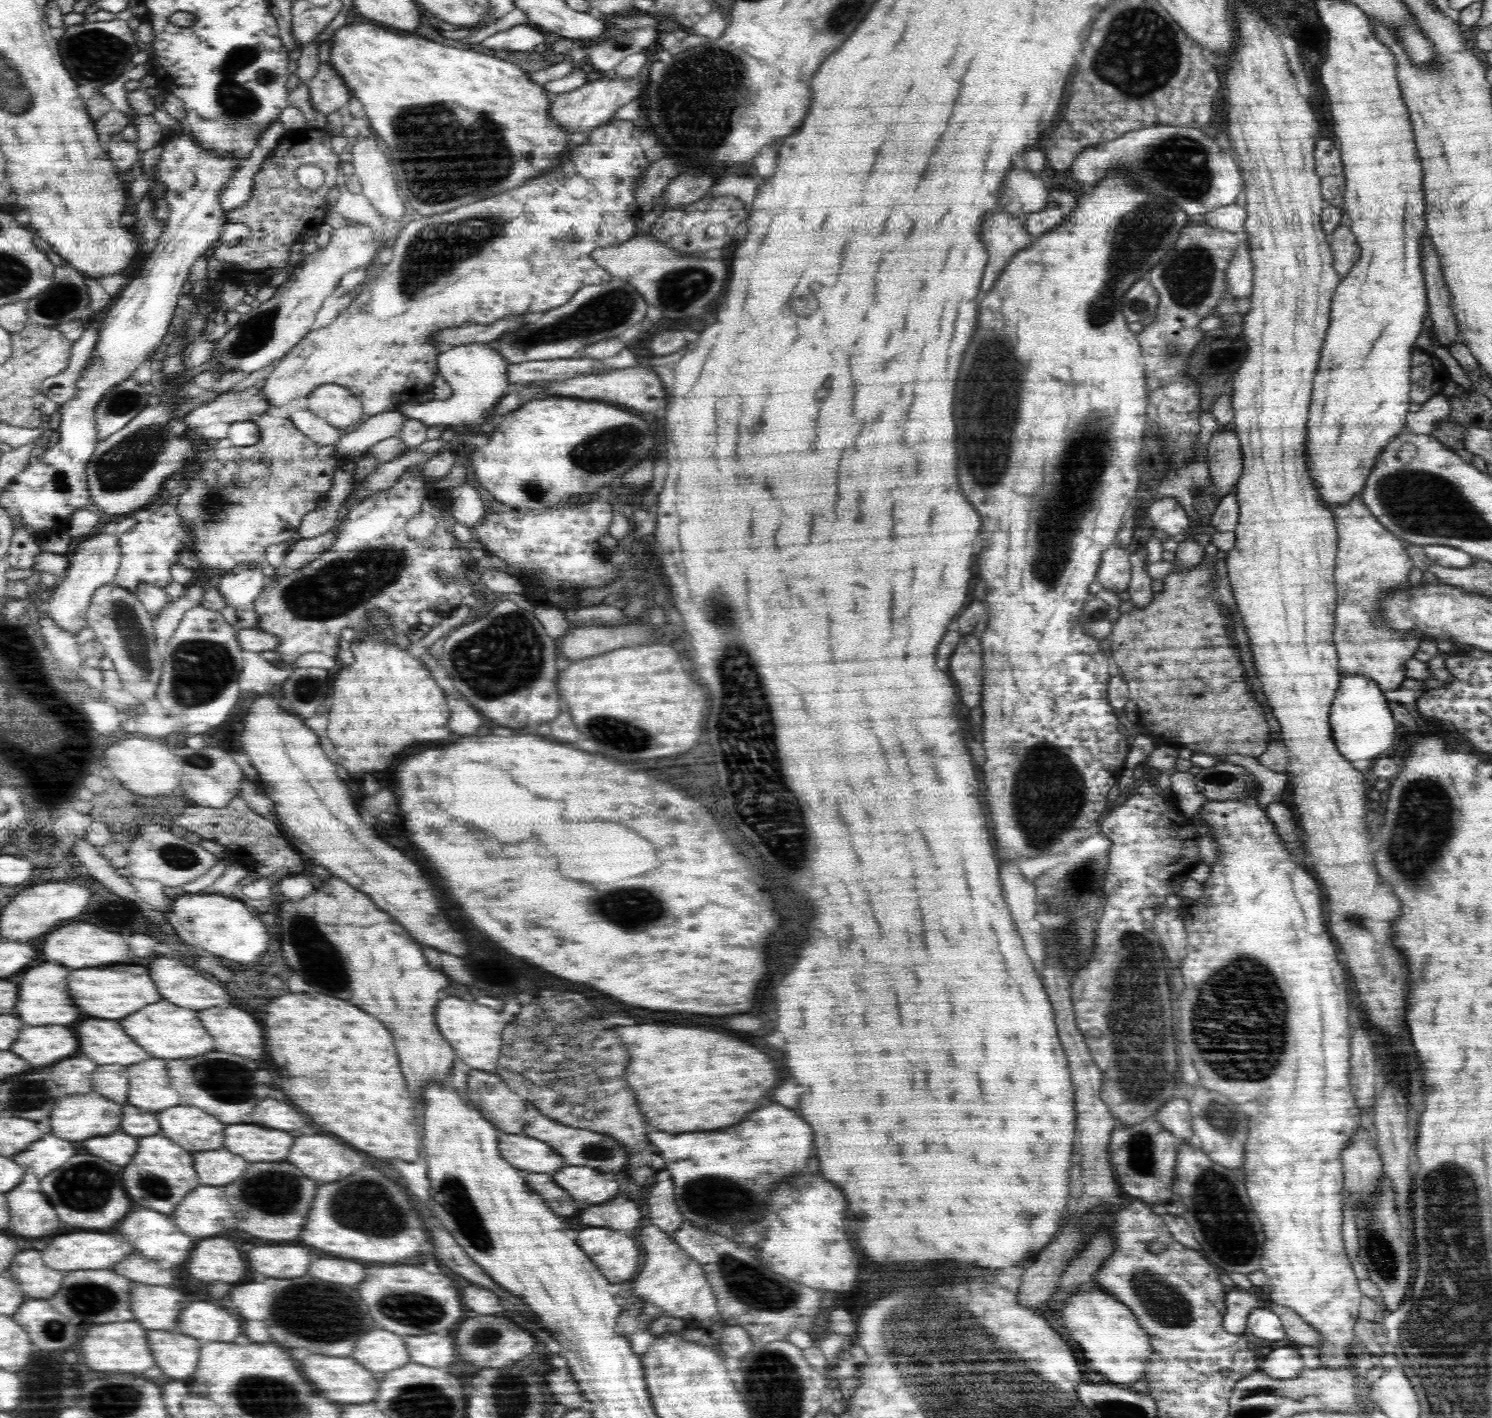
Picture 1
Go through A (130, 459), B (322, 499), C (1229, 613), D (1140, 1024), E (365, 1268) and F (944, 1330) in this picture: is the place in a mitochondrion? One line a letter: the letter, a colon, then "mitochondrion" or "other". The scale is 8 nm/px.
A: mitochondrion
B: other
C: other
D: mitochondrion
E: other
F: mitochondrion

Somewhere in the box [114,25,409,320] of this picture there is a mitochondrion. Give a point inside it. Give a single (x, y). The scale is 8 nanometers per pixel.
(242, 76)

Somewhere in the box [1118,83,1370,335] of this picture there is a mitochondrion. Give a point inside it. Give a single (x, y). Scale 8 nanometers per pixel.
(1179, 166)

